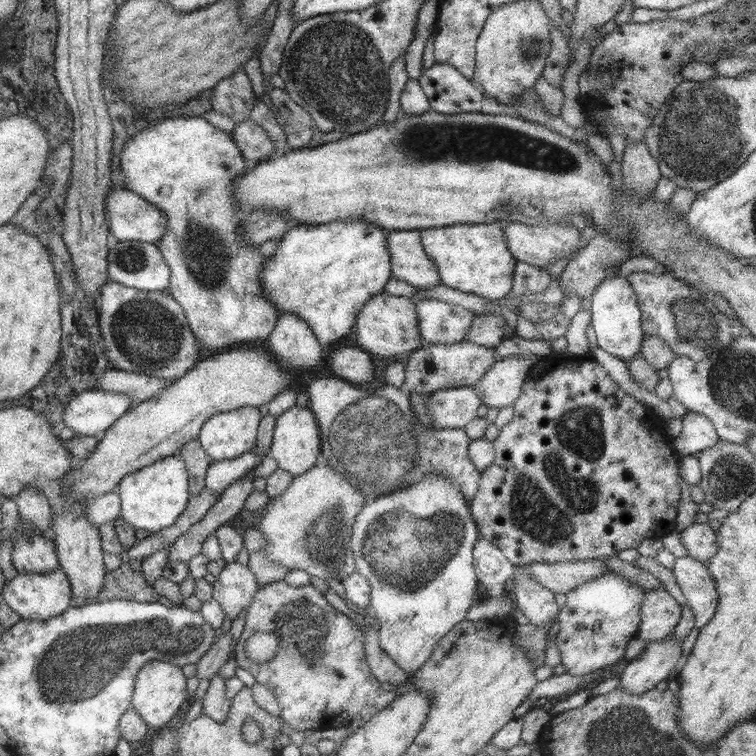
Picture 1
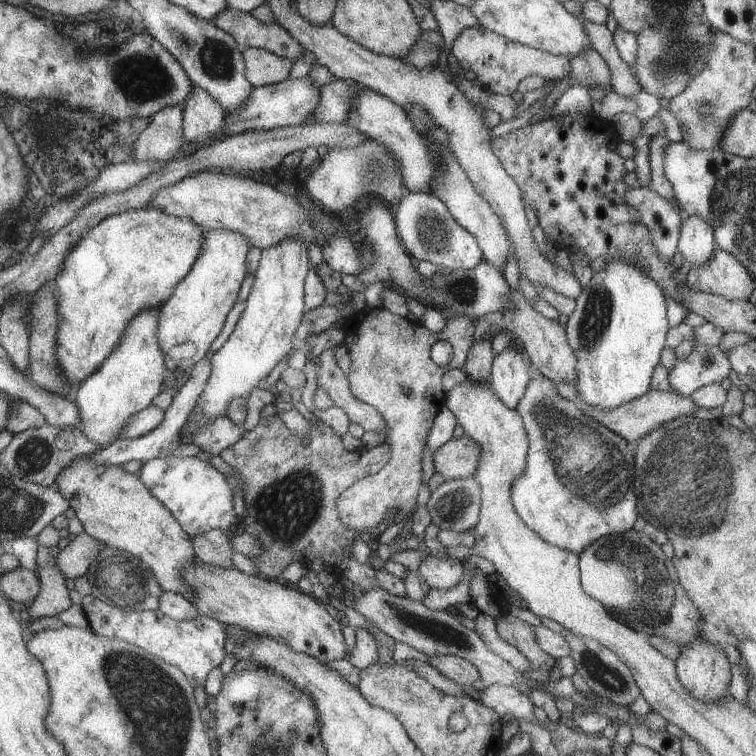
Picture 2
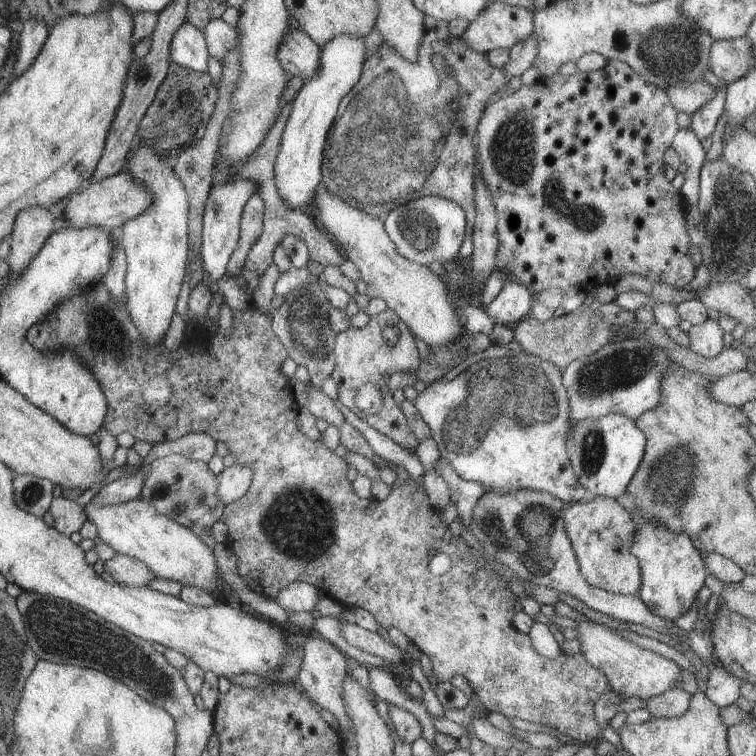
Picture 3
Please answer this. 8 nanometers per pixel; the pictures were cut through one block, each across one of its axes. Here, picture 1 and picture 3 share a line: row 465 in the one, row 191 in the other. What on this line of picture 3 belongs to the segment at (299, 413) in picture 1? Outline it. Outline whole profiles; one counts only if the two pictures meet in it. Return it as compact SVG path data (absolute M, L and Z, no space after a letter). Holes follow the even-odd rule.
M347 34L331 38L320 48L317 73L309 81L303 82L302 88L296 93L272 167L279 199L296 213L314 198L317 186L321 185L321 166L327 134L338 114L341 98L346 97L361 78L364 58L363 38Z

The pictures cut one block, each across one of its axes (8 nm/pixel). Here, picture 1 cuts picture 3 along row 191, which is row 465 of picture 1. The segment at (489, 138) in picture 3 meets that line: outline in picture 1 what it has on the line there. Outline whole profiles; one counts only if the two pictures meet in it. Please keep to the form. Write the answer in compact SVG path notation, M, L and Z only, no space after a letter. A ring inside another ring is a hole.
M589 358L539 359L539 363L526 377L520 396L512 405L514 414L509 423L499 429L493 440L494 459L488 468L480 473L475 496L469 501L469 512L481 538L491 542L511 564L531 563L553 564L567 560L589 560L617 555L625 548L637 548L643 539L661 539L674 530L674 520L679 504L677 483L678 461L681 456L673 448L670 436L665 432L661 419L649 408L629 397L611 378Z

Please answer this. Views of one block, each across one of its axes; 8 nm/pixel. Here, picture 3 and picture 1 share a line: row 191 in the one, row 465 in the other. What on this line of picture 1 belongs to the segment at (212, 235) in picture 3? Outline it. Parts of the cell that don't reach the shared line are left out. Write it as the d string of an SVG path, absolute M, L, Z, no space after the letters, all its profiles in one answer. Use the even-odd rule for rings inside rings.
M245 451L229 460L215 460L207 468L203 488L220 495L227 485L243 478L251 469L258 466L261 459L261 455L257 455L255 451Z

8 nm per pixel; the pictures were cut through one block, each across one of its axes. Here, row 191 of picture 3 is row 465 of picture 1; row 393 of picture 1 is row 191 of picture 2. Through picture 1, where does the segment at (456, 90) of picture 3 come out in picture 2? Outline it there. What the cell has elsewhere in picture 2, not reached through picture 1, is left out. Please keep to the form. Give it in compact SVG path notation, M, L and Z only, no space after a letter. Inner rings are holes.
M364 138L359 147L332 149L321 157L321 163L304 183L308 197L329 214L339 214L347 210L363 194L375 194L391 204L394 209L398 201L407 193L398 174L396 161L377 142Z

